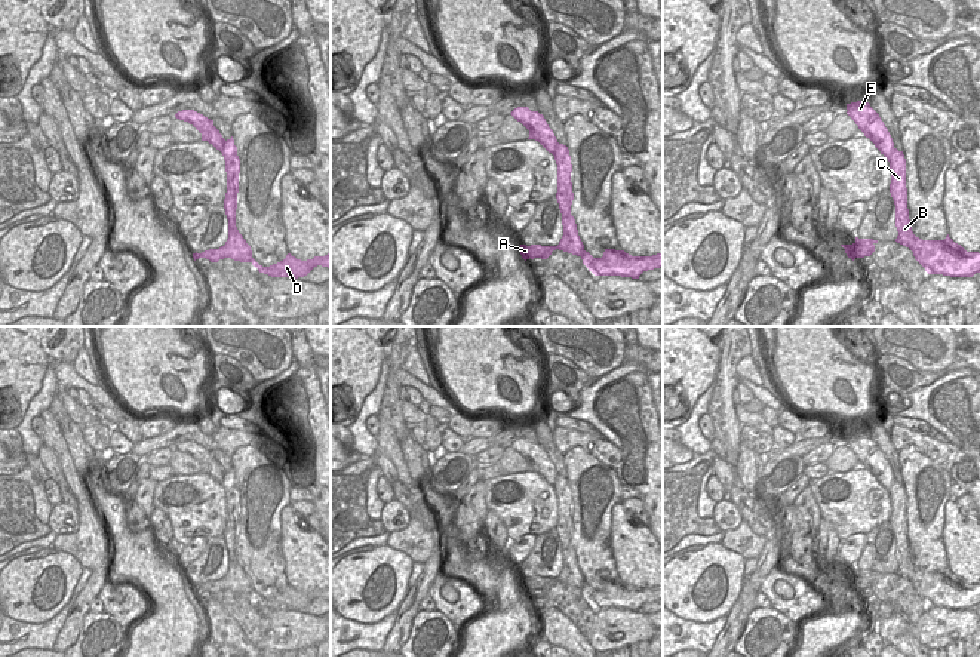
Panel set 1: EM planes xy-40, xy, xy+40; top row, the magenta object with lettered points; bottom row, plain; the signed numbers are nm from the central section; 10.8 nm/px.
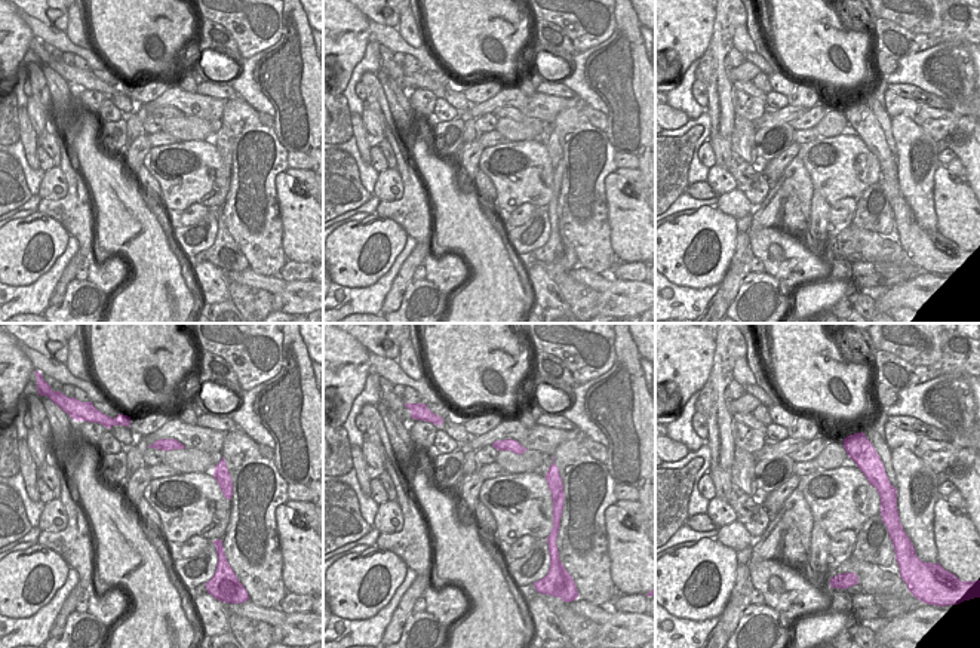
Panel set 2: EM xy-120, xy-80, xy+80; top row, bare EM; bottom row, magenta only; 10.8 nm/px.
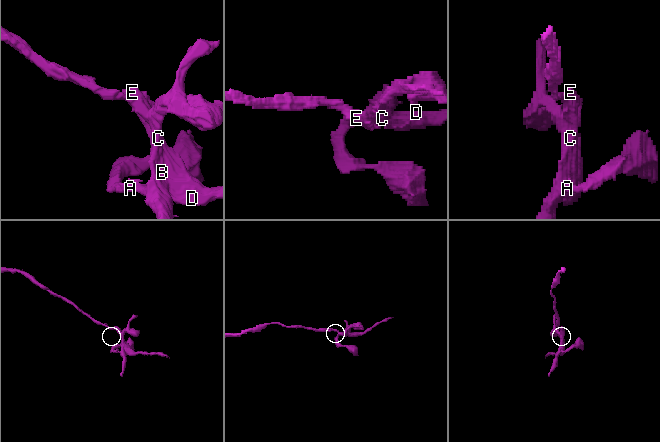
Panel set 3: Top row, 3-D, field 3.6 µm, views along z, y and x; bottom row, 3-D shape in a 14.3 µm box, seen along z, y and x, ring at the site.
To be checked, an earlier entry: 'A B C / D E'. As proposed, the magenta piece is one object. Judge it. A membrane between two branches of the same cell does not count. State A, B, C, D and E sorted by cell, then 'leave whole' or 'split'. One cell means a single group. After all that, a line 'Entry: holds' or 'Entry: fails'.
groups A B C / D E; split
Entry: holds

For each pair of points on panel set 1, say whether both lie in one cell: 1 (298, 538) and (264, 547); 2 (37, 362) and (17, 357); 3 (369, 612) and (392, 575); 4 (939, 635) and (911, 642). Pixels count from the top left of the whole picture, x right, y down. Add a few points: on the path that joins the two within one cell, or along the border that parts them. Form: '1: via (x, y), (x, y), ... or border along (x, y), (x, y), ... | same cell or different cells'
1: border along (280, 509), (280, 552), (286, 577) | different cells
2: via (33, 362), (21, 362) | same cell
3: via (369, 603), (369, 597), (383, 584) | same cell
4: border along (909, 624), (909, 632), (919, 642) | different cells

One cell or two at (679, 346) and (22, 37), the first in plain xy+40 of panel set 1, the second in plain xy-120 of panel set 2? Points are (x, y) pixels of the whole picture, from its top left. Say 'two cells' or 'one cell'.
one cell

